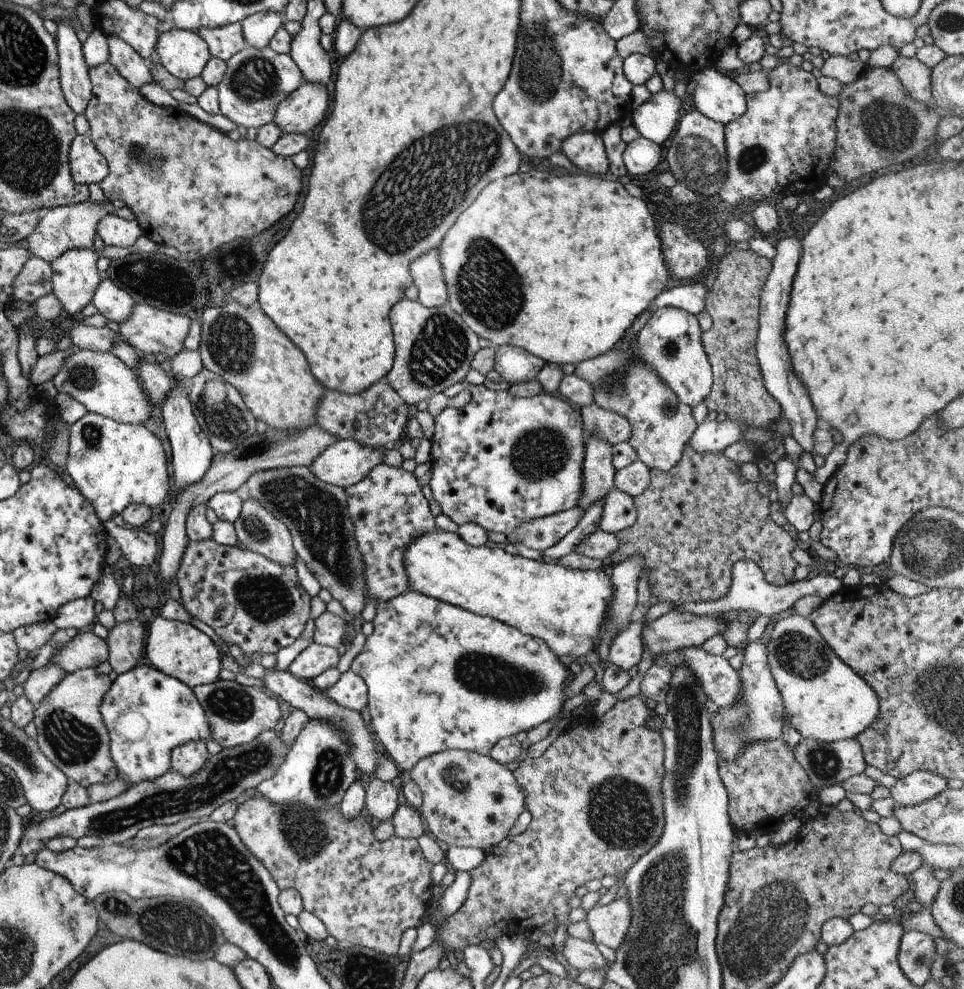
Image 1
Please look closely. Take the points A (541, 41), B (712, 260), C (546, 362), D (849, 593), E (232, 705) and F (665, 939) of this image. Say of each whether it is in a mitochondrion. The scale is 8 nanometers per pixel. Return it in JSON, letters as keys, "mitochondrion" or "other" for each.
{"A":"mitochondrion","B":"other","C":"other","D":"other","E":"mitochondrion","F":"mitochondrion"}

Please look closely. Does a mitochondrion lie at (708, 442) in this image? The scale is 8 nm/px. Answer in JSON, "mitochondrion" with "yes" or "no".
{"mitochondrion":"no"}

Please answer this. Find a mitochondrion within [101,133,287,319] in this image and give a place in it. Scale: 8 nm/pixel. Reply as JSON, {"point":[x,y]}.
{"point":[152,162]}

